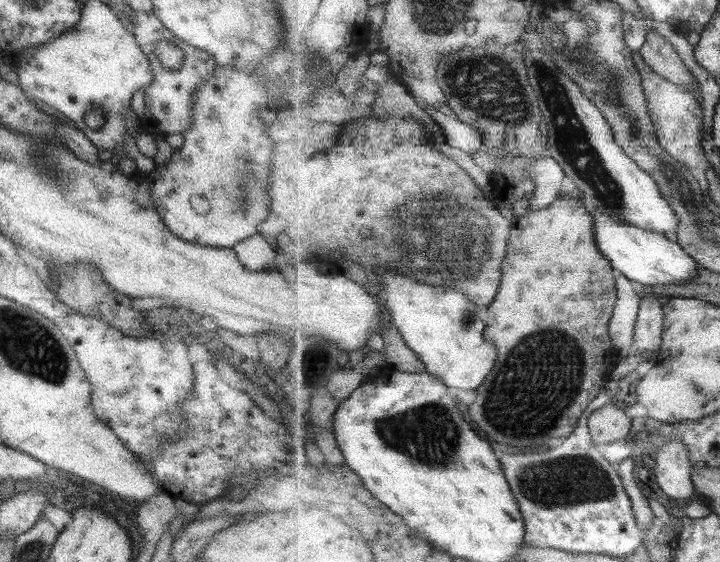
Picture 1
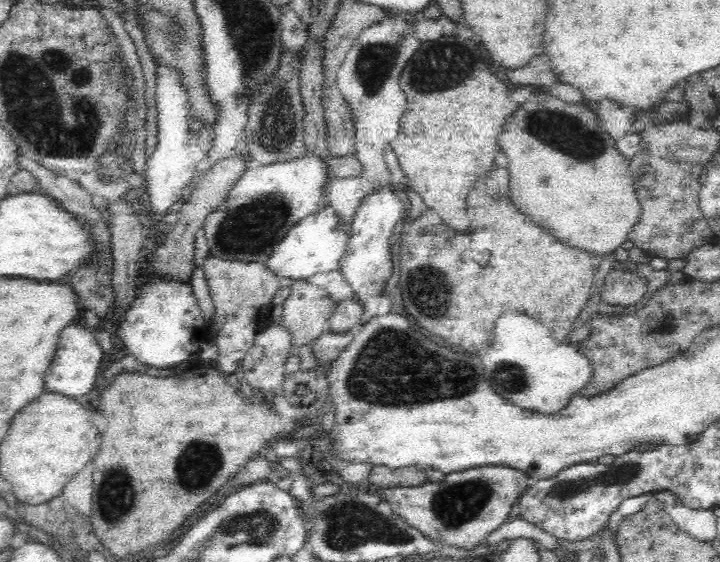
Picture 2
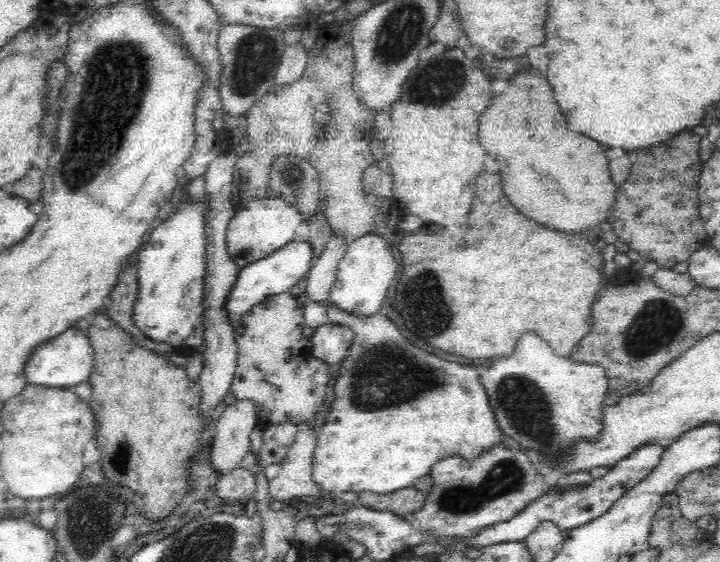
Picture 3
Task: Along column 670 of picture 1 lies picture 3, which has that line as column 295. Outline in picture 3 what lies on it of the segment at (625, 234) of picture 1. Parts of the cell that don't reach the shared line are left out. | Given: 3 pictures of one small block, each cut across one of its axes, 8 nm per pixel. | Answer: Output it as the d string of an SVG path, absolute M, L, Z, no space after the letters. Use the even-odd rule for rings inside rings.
M308 239L291 240L266 258L240 268L236 284L228 296L228 315L233 326L236 328L240 324L240 318L244 318L243 314L256 303L262 302L267 296L289 291L298 280L305 278L313 257L312 243Z

